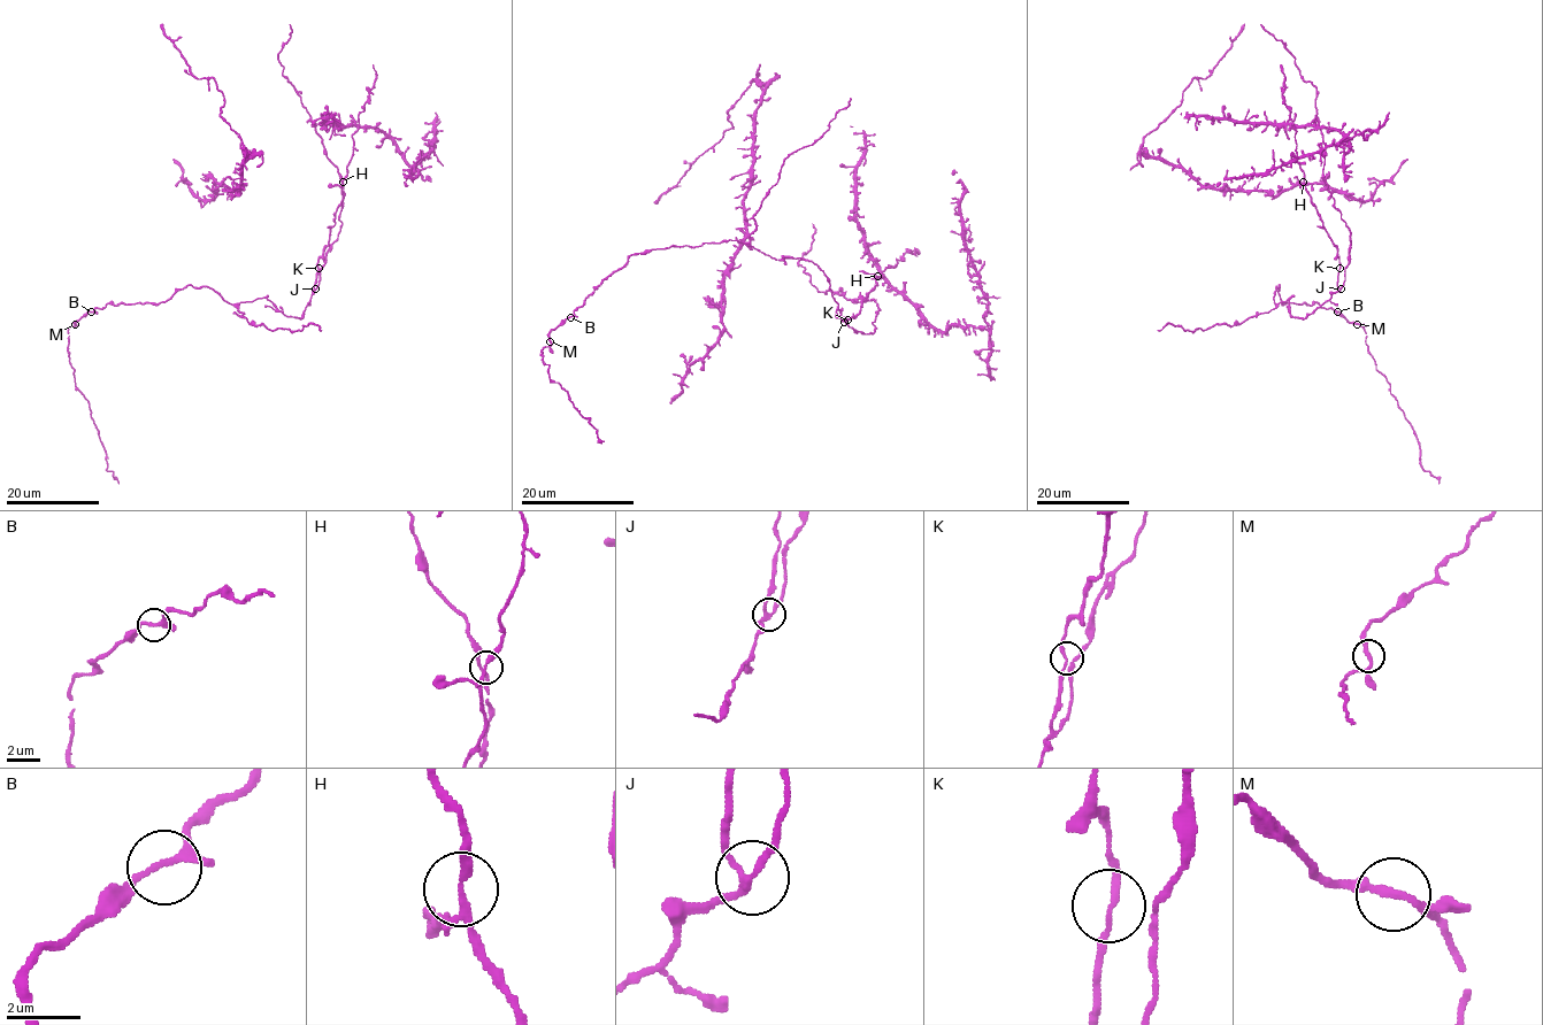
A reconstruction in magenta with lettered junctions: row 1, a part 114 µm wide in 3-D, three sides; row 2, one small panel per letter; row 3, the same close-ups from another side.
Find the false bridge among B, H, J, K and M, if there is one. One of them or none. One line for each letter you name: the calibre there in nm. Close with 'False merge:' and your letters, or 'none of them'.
False merge: none of them

